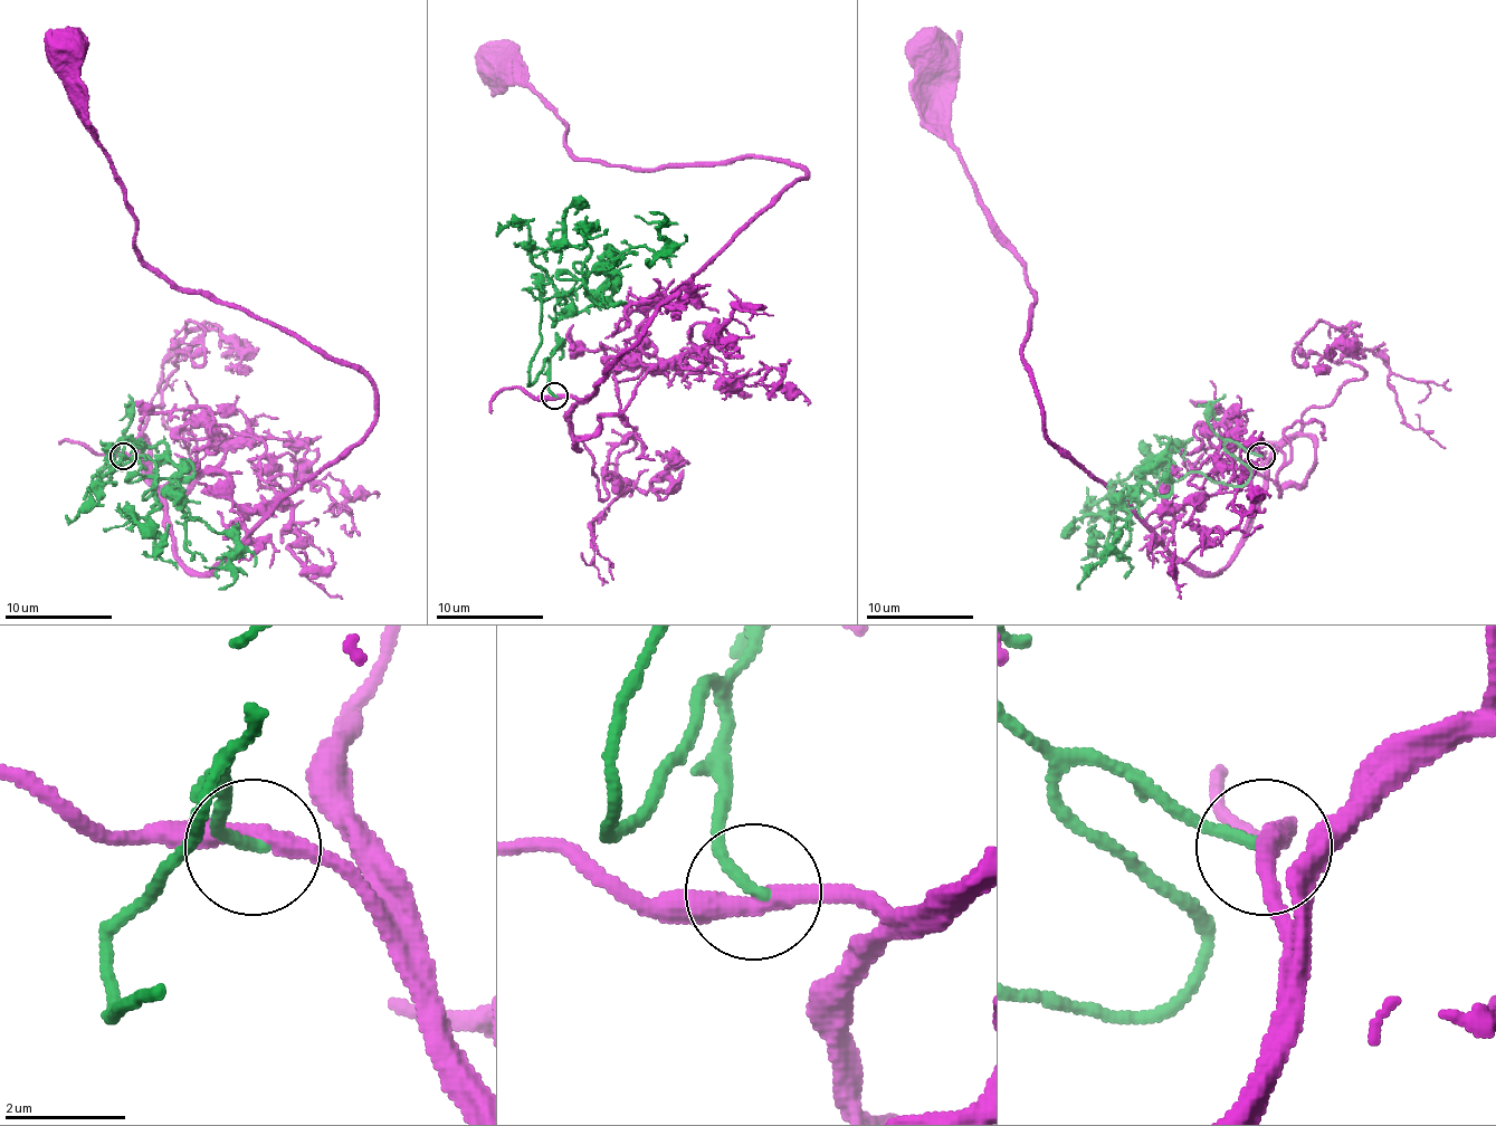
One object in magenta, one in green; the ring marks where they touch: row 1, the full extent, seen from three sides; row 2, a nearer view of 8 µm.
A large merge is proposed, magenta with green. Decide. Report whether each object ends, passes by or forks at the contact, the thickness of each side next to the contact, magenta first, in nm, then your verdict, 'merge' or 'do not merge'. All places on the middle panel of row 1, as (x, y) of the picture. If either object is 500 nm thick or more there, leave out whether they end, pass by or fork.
magenta passes by; green ends; calibres 360 and 200 nm; merge

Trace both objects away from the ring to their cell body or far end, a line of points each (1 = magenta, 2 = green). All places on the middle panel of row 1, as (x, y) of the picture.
1: (554, 397), (584, 399), (651, 316), (807, 173), (756, 158), (667, 168), (579, 160), (565, 125), (498, 58)
2: (554, 397), (546, 359), (527, 385), (541, 302), (632, 248), (665, 248), (665, 217), (648, 211)

